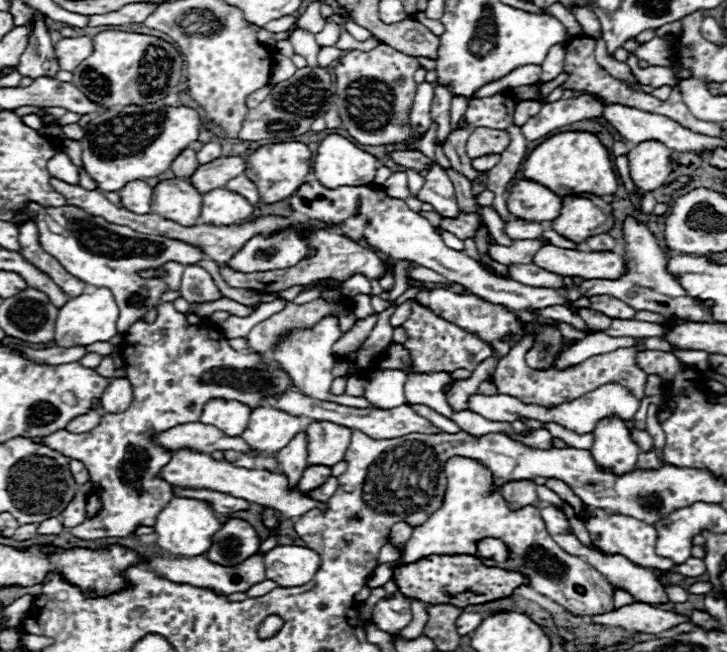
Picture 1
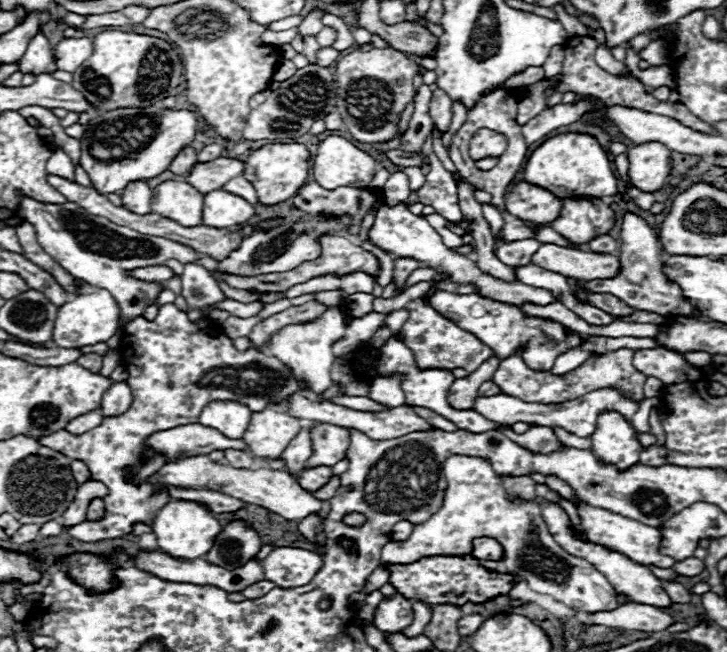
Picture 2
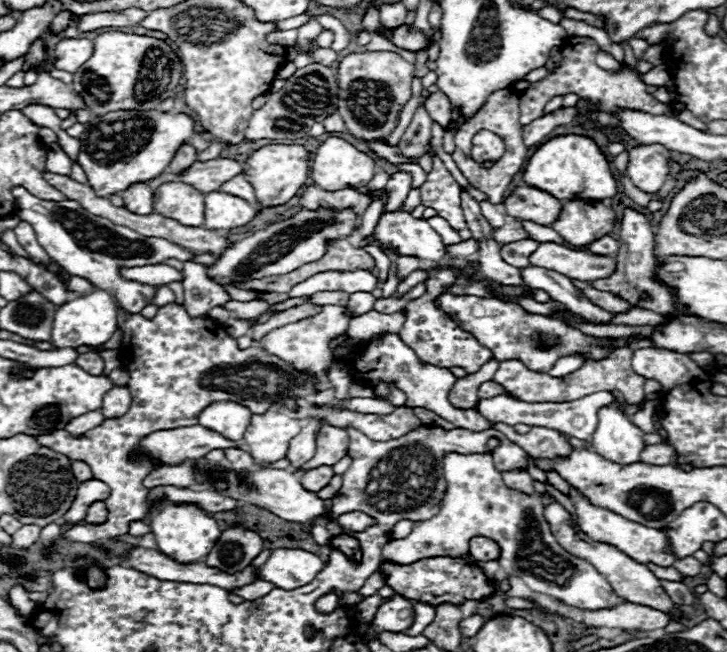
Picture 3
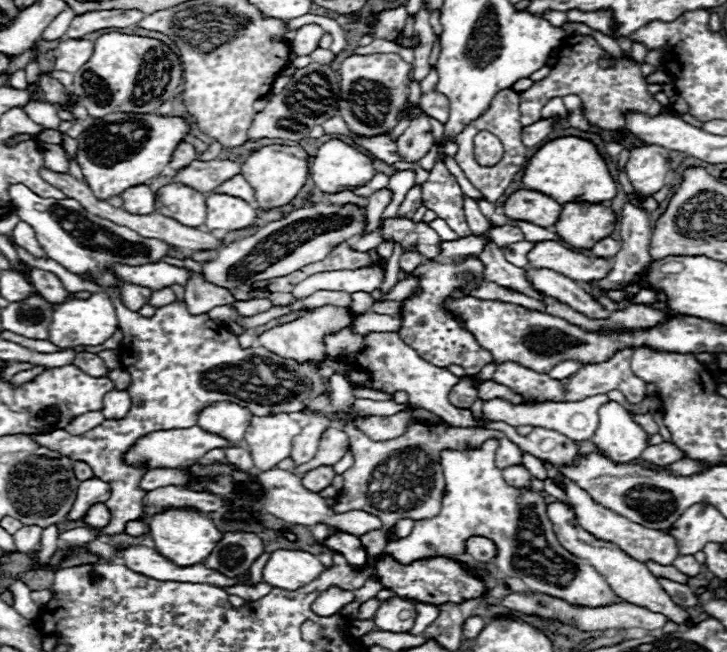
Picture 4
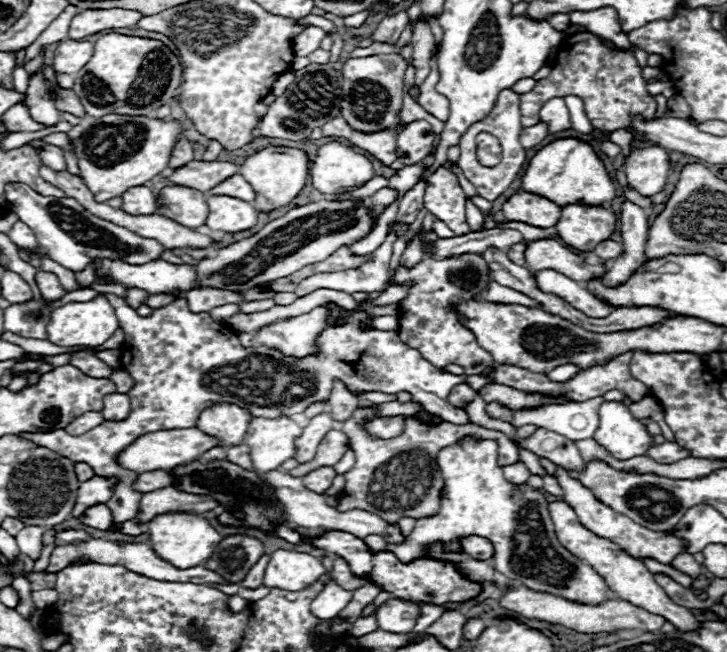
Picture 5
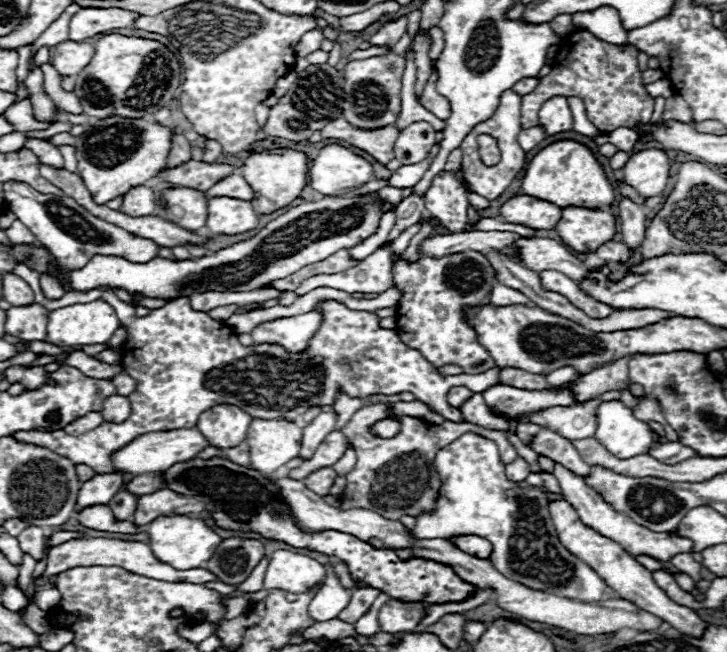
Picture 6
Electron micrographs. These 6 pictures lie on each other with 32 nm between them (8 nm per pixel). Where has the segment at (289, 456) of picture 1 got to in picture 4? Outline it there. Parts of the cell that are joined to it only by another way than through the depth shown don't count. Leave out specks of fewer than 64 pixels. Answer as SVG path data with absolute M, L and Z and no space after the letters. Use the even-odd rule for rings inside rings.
M312 416L308 426L302 428L302 432L292 440L292 454L290 458L294 460L296 466L308 462L318 448L318 440L322 432L330 426L330 420L326 416Z

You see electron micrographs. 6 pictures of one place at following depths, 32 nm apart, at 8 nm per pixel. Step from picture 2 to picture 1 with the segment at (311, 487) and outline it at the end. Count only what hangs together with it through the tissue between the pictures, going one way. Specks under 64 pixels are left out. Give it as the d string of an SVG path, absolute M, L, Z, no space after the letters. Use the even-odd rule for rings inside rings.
M308 466L298 482L300 490L314 490L330 478L330 466Z

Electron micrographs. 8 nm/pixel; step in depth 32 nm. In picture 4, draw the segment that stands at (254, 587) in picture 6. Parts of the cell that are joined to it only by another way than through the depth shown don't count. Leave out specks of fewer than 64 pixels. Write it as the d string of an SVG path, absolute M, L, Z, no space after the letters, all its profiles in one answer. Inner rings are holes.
M268 552L266 554L260 554L260 558L256 558L256 562L252 564L250 568L250 578L246 584L258 584L262 580L262 568L264 568L264 562L268 562Z

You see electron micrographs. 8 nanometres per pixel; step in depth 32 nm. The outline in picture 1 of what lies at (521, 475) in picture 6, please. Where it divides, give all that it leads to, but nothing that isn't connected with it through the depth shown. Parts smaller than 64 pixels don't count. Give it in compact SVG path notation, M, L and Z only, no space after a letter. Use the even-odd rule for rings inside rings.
M510 482L502 488L502 494L512 510L524 508L524 506L534 504L538 500L534 482Z

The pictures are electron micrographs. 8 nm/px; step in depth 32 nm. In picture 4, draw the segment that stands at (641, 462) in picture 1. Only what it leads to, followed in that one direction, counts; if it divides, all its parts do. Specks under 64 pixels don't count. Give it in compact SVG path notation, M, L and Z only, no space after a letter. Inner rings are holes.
M662 442L662 444L656 444L656 446L648 446L648 450L644 450L642 458L646 462L652 462L652 464L658 464L658 466L668 466L680 458L684 458L684 454L670 442Z

